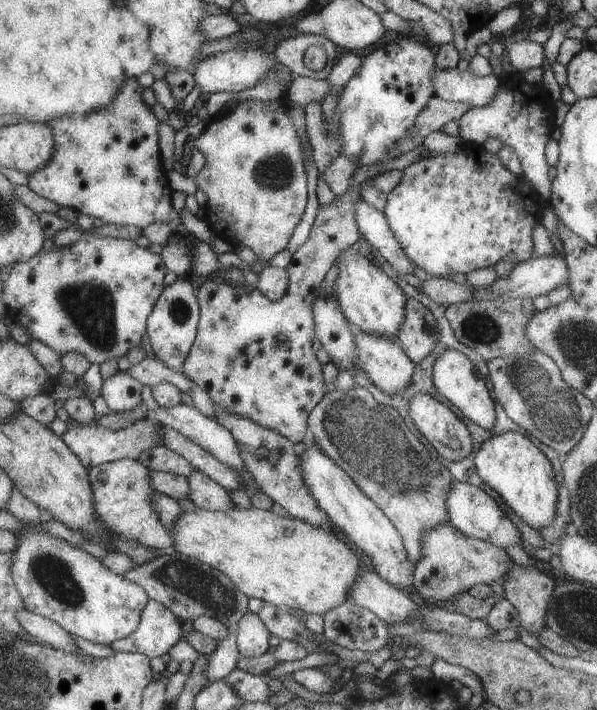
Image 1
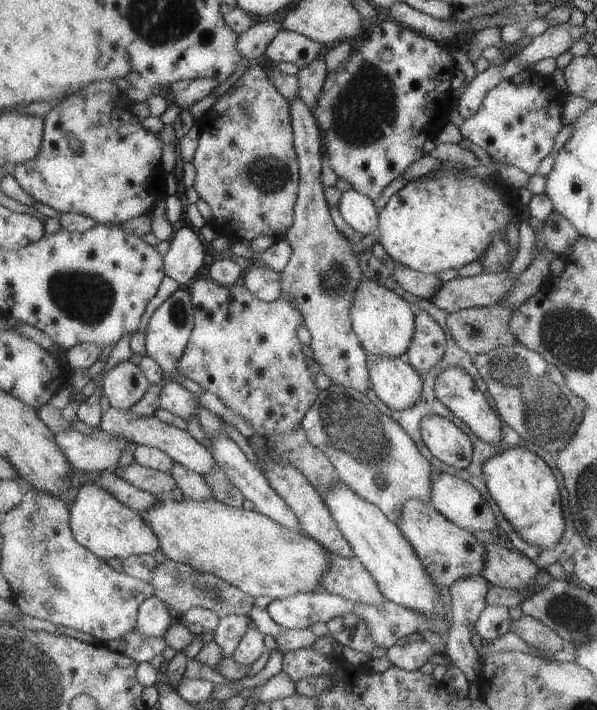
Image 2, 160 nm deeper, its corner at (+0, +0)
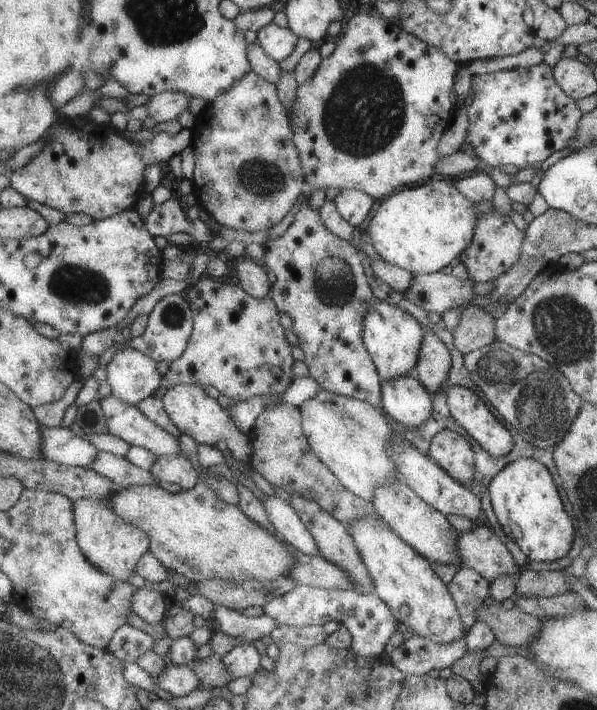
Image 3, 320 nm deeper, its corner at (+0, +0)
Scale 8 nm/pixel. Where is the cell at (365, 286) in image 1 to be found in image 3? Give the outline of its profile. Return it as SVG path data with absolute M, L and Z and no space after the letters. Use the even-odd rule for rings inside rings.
M372 298L362 322L362 341L381 381L414 375L424 331L410 314L395 305Z

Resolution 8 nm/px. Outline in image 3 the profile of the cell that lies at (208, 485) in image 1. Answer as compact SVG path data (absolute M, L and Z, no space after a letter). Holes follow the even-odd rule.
M161 455L150 470L163 485L177 483L182 490L192 489L200 481L197 468L182 455Z

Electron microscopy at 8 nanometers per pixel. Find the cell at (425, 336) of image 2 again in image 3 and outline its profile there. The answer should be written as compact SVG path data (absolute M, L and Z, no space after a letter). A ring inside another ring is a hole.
M424 331L421 348L414 368L414 376L428 390L429 394L445 387L444 381L450 369L450 356L444 344L431 331Z

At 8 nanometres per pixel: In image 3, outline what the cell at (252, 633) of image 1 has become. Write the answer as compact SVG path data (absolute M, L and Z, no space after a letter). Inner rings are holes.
M247 642L236 646L231 652L219 659L224 662L224 666L234 678L241 678L241 676L252 677L261 668L259 649Z

